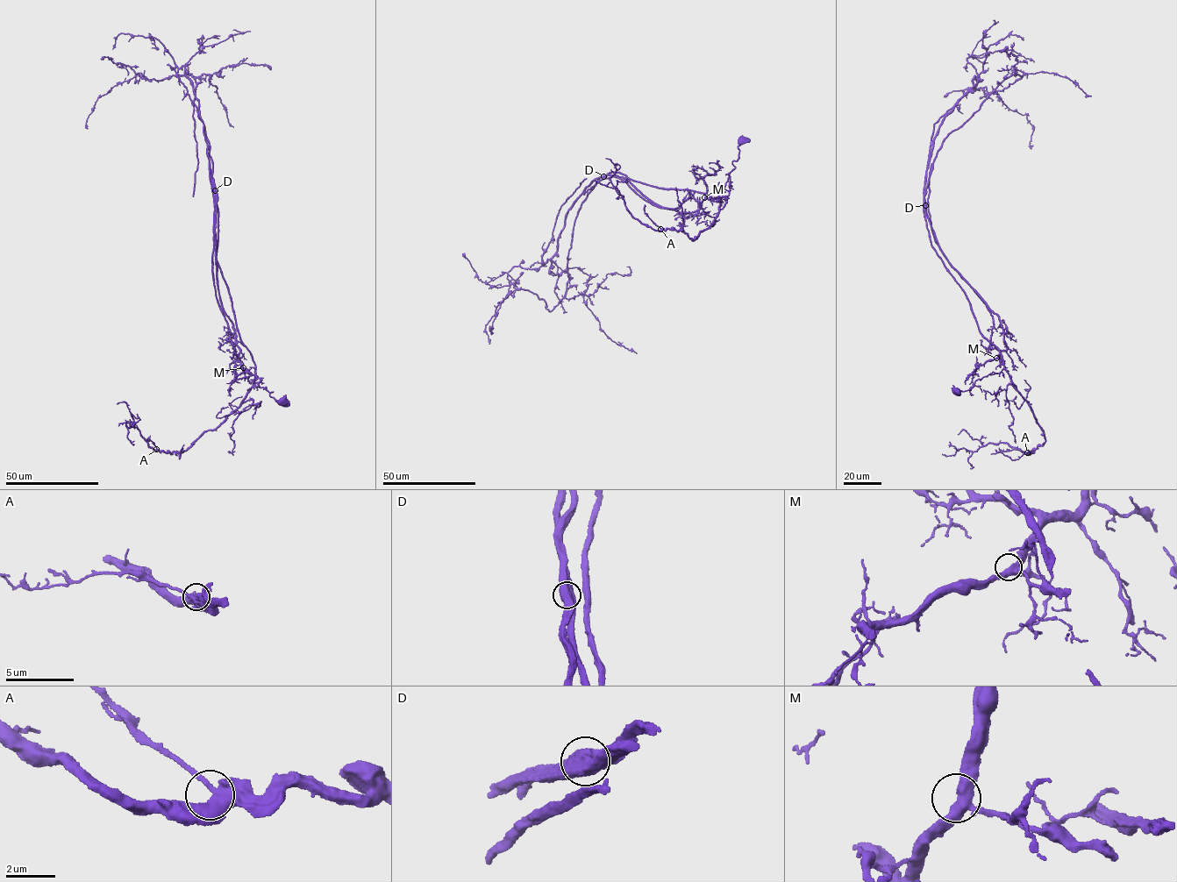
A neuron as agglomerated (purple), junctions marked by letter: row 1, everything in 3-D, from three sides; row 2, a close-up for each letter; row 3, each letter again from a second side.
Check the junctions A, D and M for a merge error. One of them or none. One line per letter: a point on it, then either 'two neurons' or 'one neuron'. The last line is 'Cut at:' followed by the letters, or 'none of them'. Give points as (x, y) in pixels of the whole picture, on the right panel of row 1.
A: (1027, 452) | one neuron
D: (925, 205) | two neurons
M: (996, 358) | one neuron
Cut at: D

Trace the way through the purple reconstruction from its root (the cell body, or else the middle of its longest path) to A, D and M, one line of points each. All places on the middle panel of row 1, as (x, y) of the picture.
A: (742, 140), (714, 221), (693, 240), (680, 230), (660, 229)
D: (742, 140), (738, 160), (732, 163), (735, 168), (719, 200), (689, 189), (651, 186), (619, 173), (603, 175)
M: (742, 140), (738, 146), (738, 160), (732, 163), (735, 168), (729, 174), (720, 199), (704, 197)

